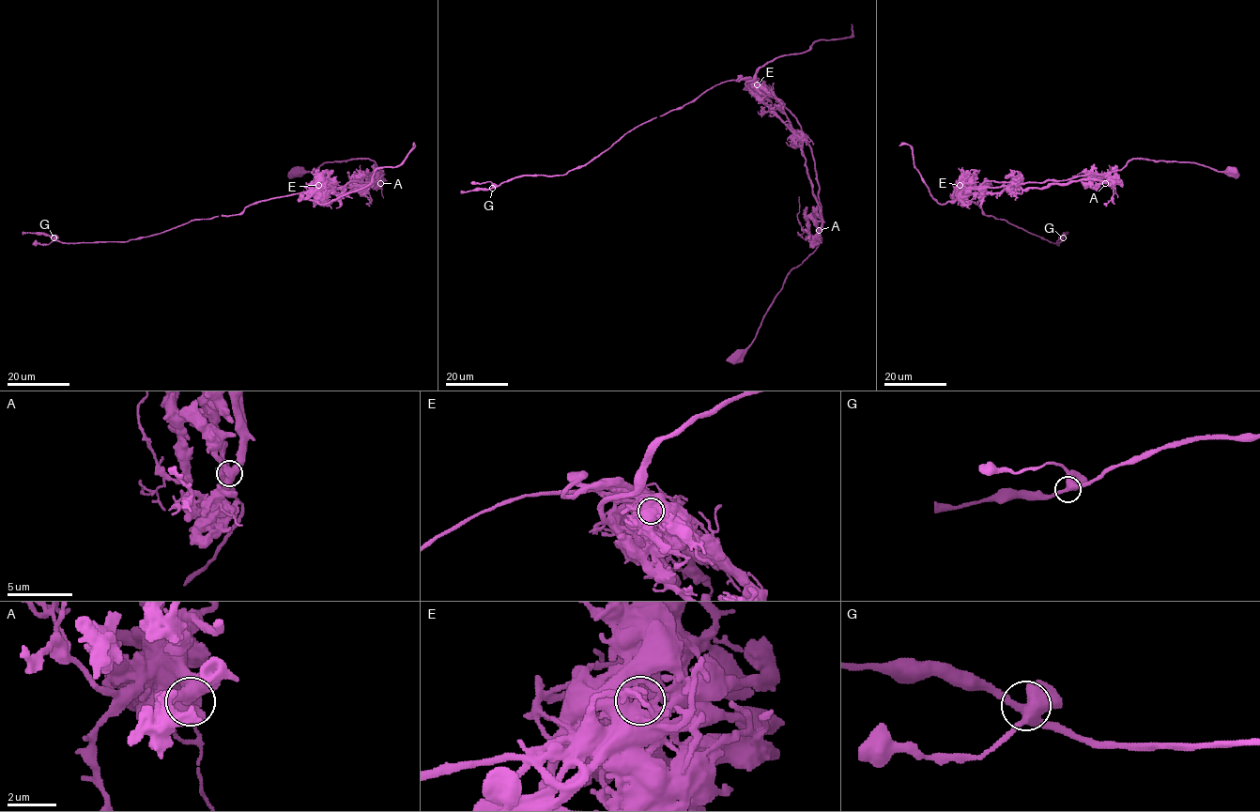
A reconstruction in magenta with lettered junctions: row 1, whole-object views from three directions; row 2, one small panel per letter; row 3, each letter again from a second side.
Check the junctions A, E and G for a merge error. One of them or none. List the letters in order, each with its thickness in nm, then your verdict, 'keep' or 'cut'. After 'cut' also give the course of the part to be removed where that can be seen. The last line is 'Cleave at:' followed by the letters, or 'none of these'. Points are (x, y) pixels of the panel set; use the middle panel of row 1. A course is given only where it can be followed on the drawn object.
A: calibre 420 nm; keep
E: calibre 360 nm; cut; course (758, 84), (761, 93), (758, 98), (792, 133), (800, 147), (818, 206), (820, 229), (806, 214), (807, 208)
G: calibre 480 nm; keep
Cleave at: E

